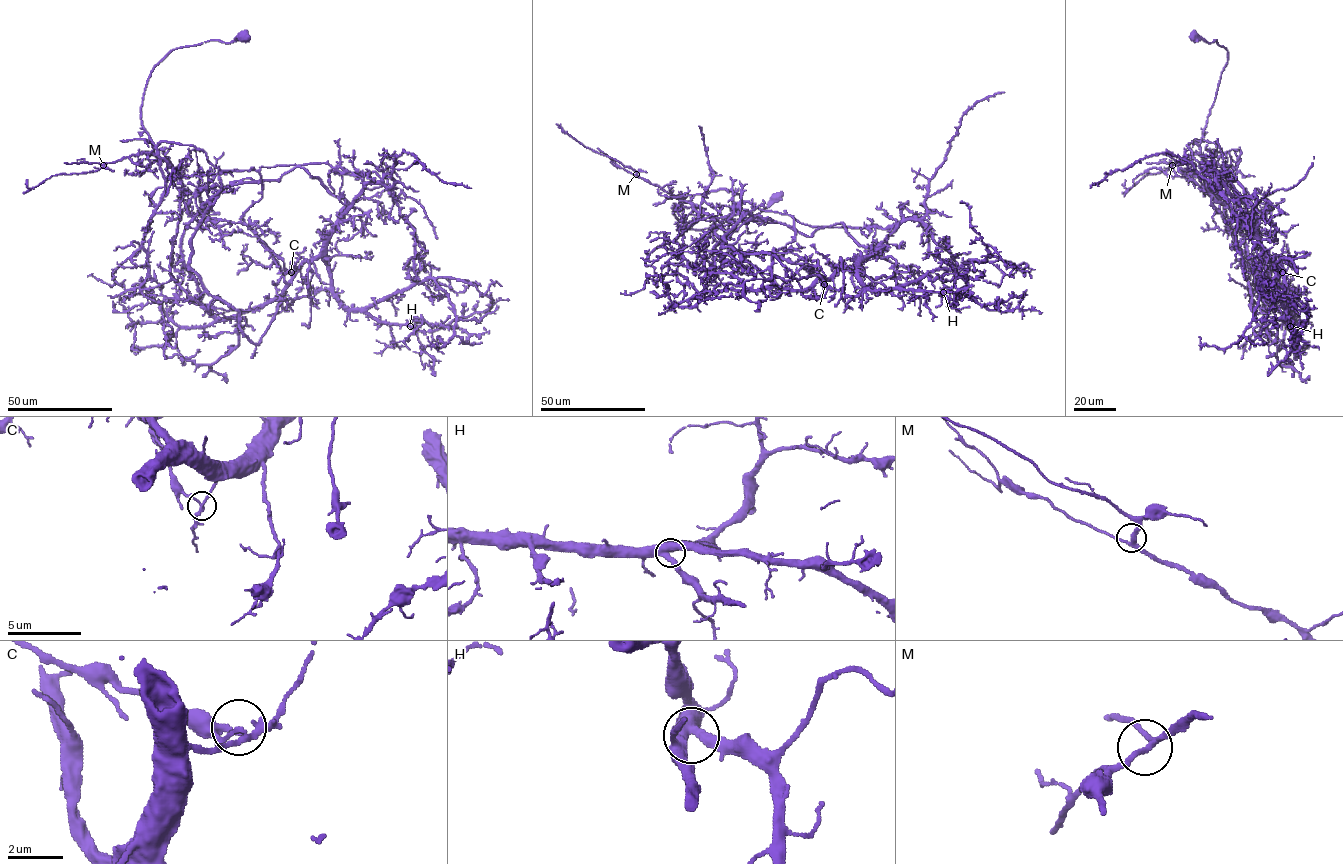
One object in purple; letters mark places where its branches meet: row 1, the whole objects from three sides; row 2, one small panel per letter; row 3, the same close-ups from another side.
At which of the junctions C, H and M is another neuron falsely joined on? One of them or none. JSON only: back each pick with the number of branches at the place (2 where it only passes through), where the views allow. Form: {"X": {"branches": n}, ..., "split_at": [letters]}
{"C": {"branches": 3}, "split_at": ["C"]}

